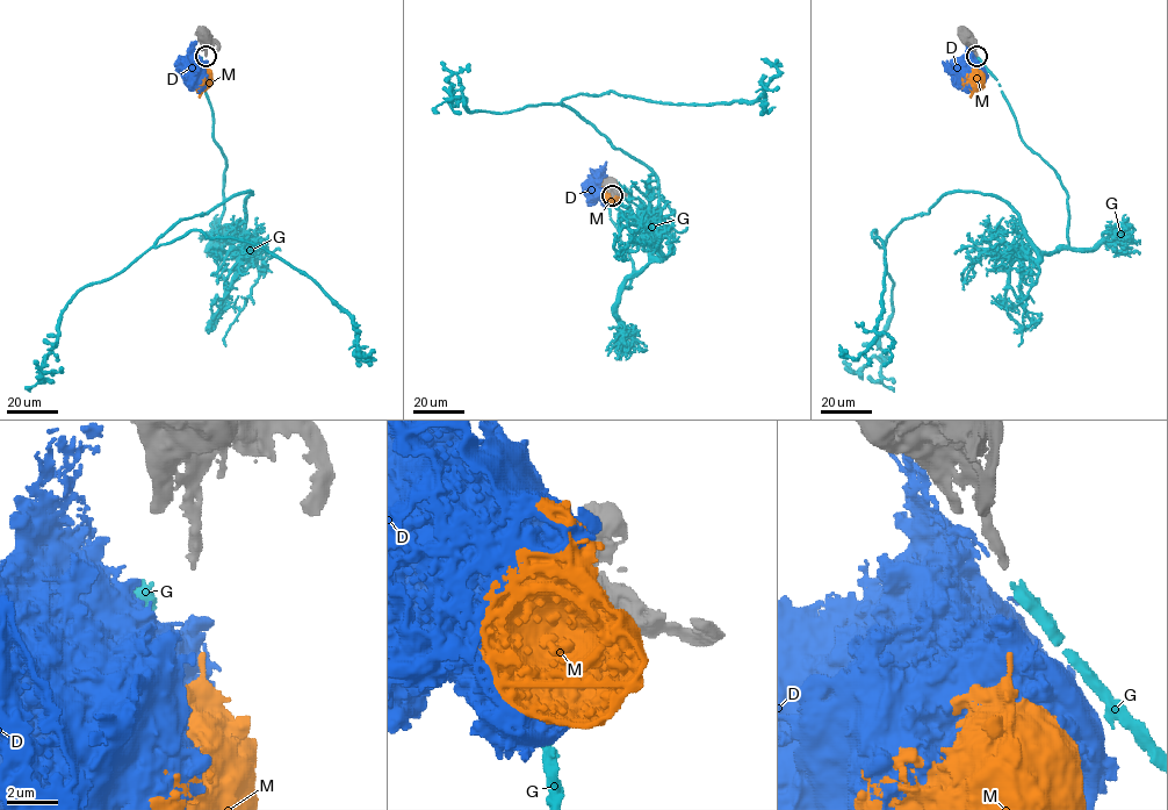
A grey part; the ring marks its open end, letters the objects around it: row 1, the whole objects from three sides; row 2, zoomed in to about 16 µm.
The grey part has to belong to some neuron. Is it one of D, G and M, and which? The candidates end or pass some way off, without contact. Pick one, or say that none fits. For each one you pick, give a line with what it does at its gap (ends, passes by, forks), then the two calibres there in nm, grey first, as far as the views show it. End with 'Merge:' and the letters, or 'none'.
Merge: none

